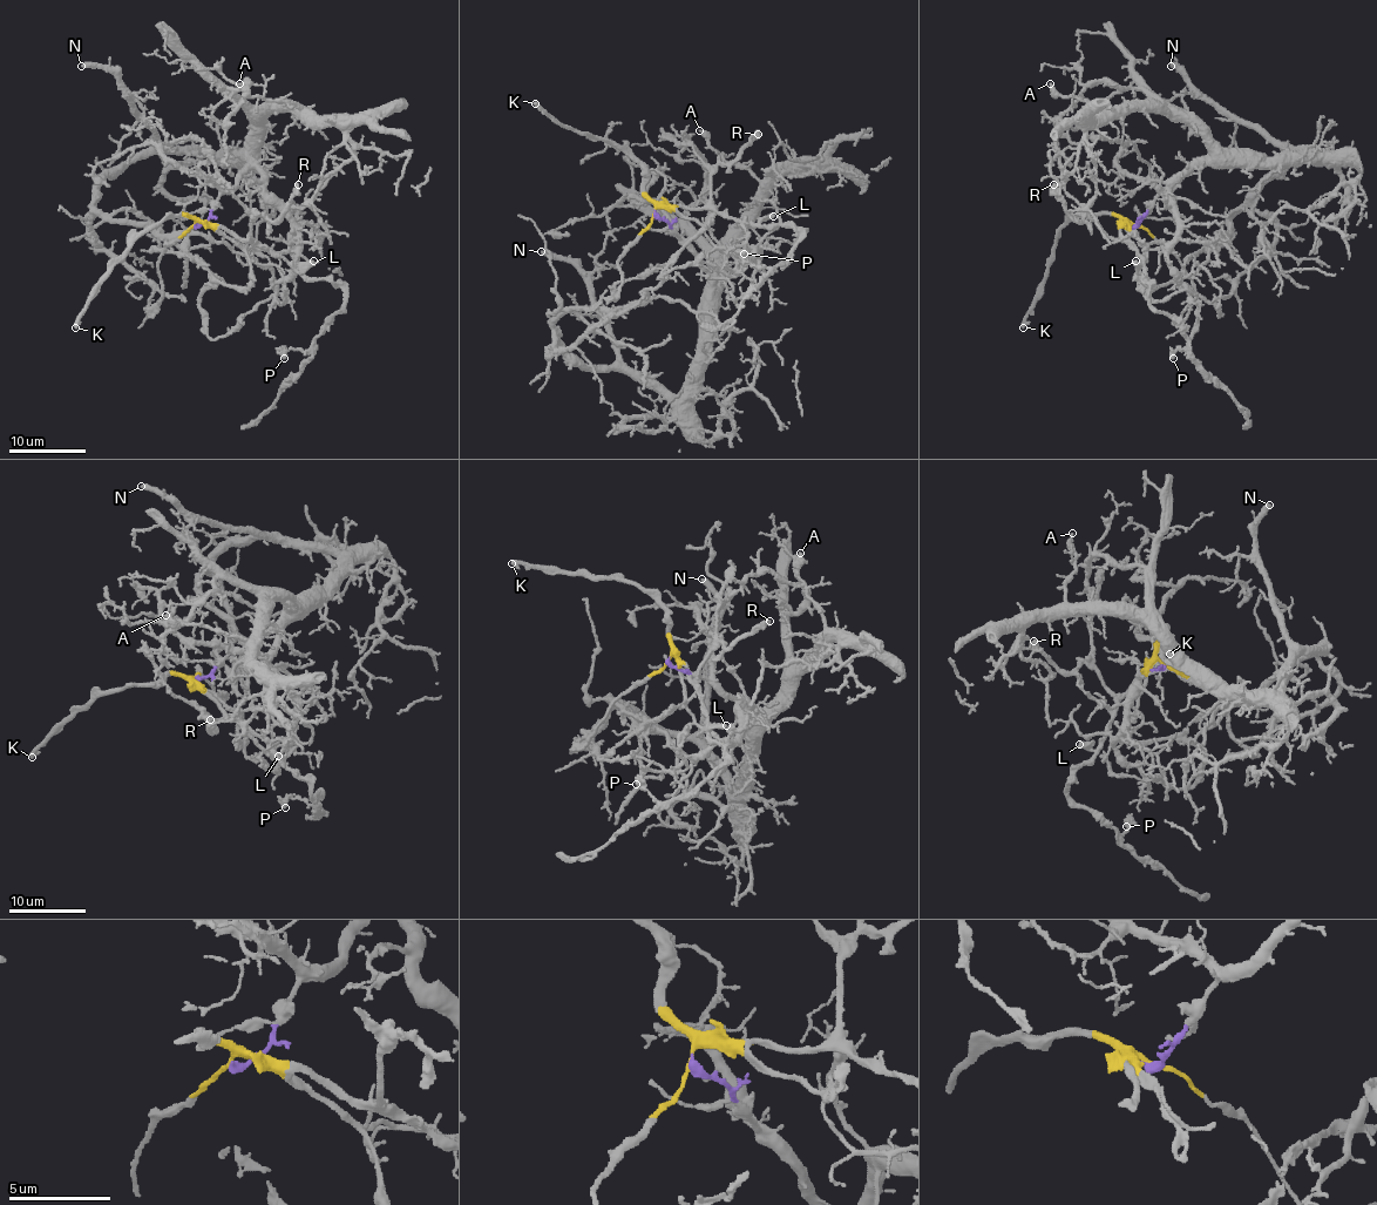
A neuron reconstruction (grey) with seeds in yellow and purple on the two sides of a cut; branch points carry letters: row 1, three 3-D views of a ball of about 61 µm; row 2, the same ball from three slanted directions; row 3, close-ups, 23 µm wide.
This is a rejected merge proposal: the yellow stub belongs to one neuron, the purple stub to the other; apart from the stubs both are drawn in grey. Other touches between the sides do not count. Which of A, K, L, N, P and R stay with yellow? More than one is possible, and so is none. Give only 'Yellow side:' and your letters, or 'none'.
Yellow side: K, L, P, R

